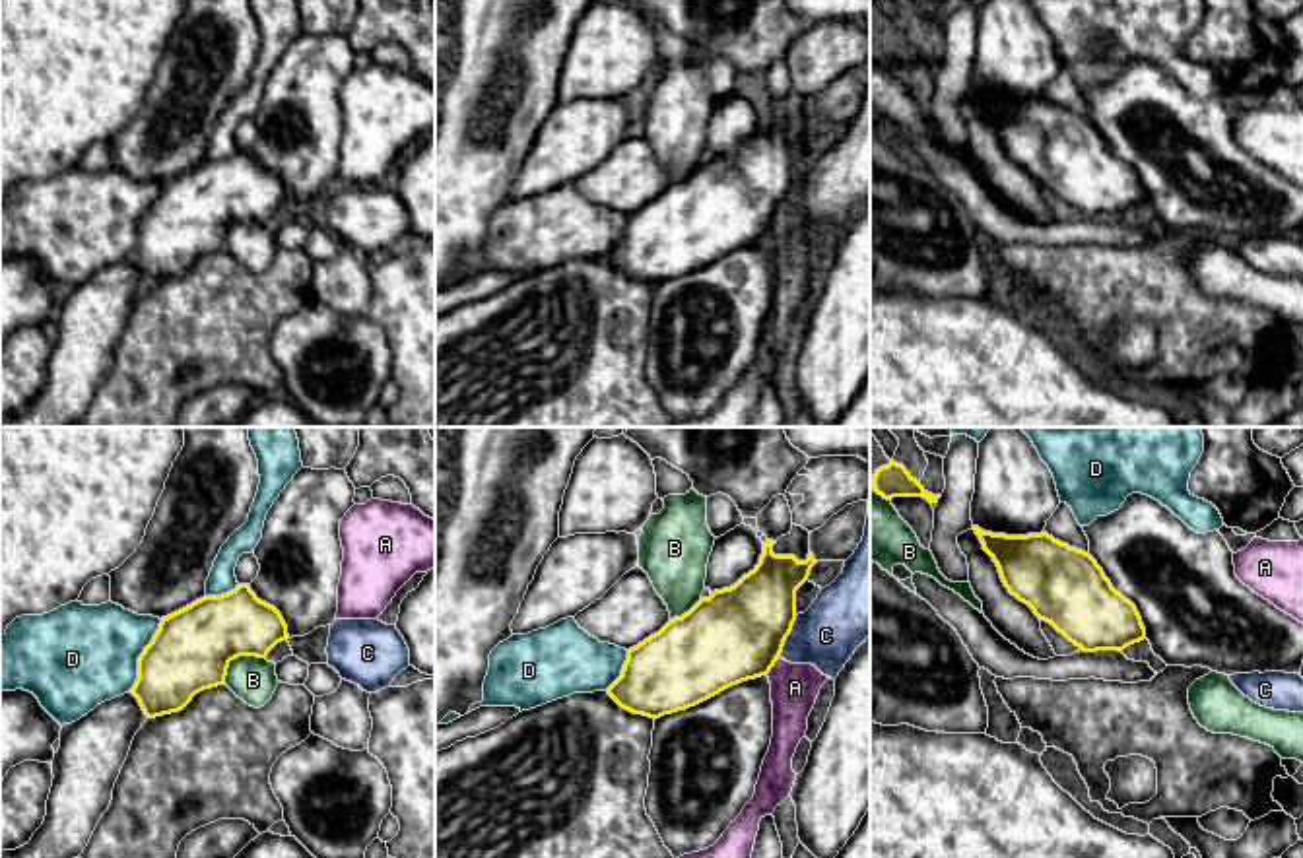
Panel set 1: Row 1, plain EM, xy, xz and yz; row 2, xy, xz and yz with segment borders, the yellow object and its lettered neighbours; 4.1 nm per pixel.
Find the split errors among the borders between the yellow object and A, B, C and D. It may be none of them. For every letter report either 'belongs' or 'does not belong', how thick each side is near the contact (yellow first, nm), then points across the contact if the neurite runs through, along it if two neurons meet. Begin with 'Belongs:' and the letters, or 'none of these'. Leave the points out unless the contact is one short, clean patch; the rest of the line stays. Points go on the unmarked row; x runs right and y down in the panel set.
Belongs: C
A: does not belong; calibres 380 and 200 nm
B: does not belong; calibres 320 and 190 nm
C: belongs; calibres 380 and 280 nm
D: does not belong; calibres 320 and 420 nm

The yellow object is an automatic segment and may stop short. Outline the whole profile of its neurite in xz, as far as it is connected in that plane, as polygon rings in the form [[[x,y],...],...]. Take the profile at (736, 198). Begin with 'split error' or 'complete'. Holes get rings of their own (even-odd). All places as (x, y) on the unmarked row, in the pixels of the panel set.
complete; [[[765,107],[755,134],[734,151],[711,157],[687,179],[670,184],[658,198],[629,214],[621,241],[608,252],[608,260],[621,274],[656,285],[695,272],[732,250],[767,241],[796,186],[796,155],[818,128],[812,116],[806,126],[775,120],[775,109]]]

